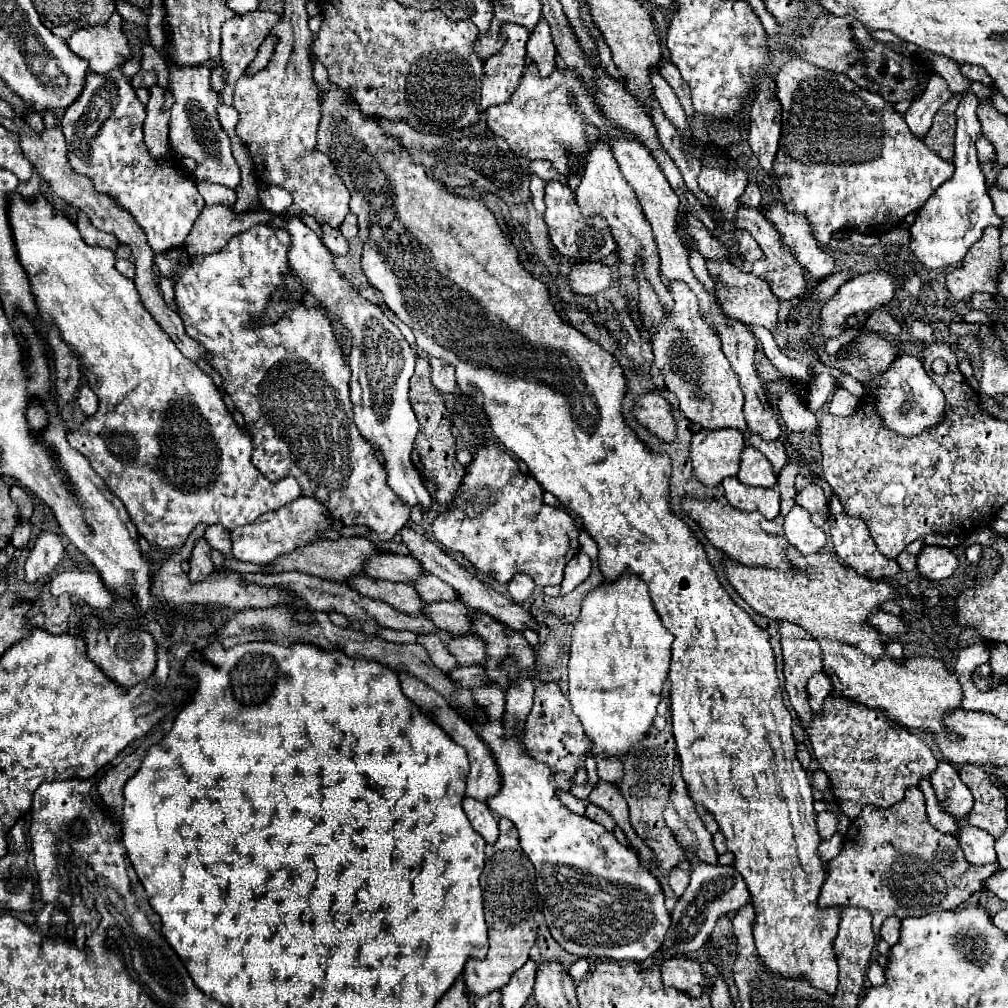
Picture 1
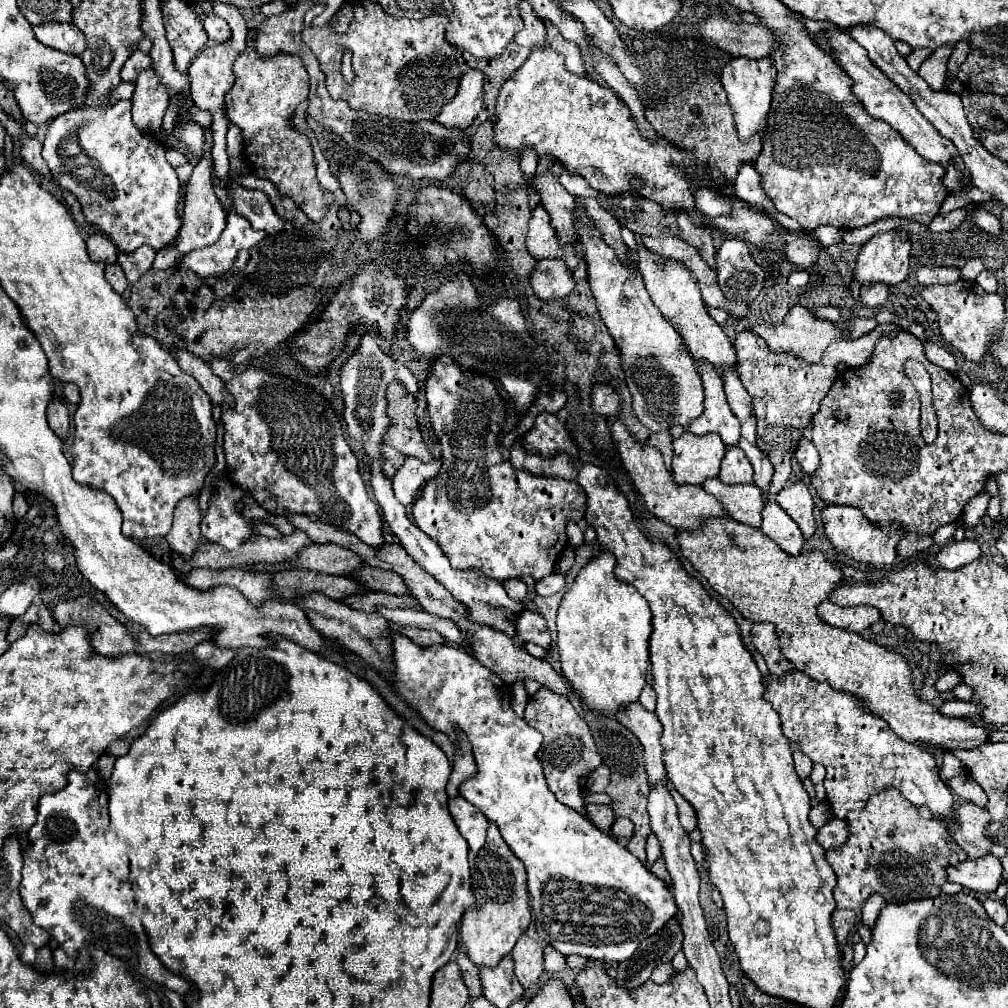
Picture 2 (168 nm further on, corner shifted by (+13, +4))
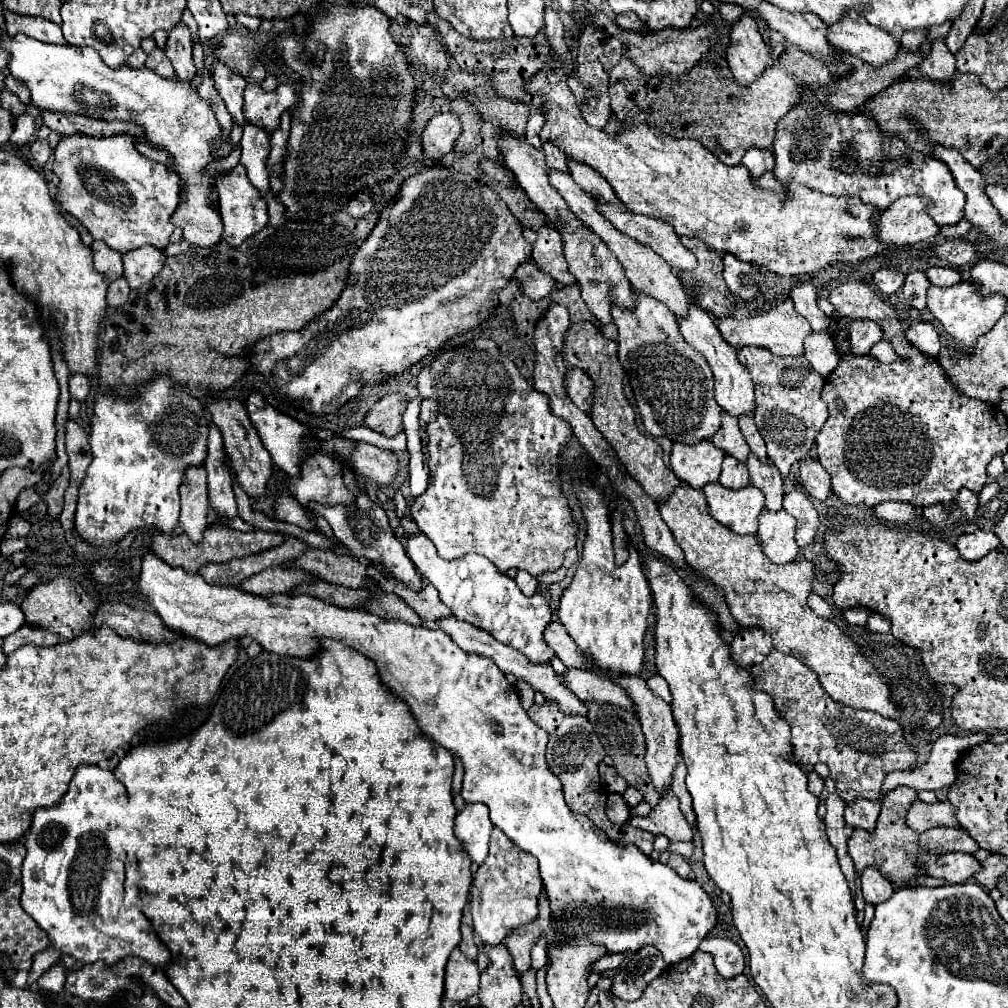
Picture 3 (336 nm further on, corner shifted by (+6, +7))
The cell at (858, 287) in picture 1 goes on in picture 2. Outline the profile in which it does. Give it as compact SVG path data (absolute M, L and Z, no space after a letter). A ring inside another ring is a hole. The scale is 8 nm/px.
M892 230L874 234L860 250L854 278L862 284L898 284L908 276L910 232Z

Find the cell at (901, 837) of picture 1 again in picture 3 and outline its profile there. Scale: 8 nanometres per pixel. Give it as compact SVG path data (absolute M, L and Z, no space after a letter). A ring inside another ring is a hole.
M895 787L887 793L887 797L881 799L881 813L877 819L877 827L875 831L867 833L865 829L853 829L853 835L847 841L847 851L855 863L855 871L861 877L863 871L867 867L875 867L887 881L891 881L891 885L895 889L901 887L911 887L911 881L917 877L925 877L925 869L923 865L917 863L917 857L923 853L933 853L937 857L945 855L945 853L955 853L955 851L963 851L963 853L975 853L979 847L975 843L973 837L969 837L969 833L965 829L949 829L949 827L933 827L927 829L923 833L913 831L907 825L907 811L911 809L911 805L919 801L917 791L911 787Z

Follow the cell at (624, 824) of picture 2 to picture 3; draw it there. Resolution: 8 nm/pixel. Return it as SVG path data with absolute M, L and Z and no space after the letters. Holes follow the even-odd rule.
M667 789L667 797L659 799L659 805L651 811L649 817L639 817L633 815L629 823L637 829L645 829L653 835L665 835L671 841L691 841L693 839L693 829L683 817L679 809L677 797Z

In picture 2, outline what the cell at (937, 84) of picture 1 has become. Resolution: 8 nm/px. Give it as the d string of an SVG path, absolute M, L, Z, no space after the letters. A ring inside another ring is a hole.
M940 48L936 52L930 54L930 58L926 58L918 70L918 74L928 82L928 86L932 90L940 90L944 88L944 80L946 80L946 64L948 58L952 54L954 48Z

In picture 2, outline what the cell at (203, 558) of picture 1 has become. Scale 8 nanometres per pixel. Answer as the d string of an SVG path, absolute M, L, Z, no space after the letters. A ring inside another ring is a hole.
M188 496L182 498L180 504L176 506L174 512L174 524L172 530L168 532L166 540L170 548L180 552L184 558L190 558L200 544L200 508L198 508L198 498Z

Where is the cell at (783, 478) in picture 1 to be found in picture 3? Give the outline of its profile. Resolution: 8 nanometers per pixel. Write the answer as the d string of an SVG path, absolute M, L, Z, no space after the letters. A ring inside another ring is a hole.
M751 345L741 347L737 357L749 367L755 383L755 423L767 443L767 455L781 475L787 475L793 463L807 457L815 435L827 421L827 403L821 399L825 379L811 369L805 357L777 357L767 349Z

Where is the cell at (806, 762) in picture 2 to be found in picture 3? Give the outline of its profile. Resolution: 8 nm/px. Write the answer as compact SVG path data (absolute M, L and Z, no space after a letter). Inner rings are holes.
M811 771L809 775L807 775L807 789L813 793L813 795L821 795L821 791L823 791L823 779L819 777L819 773L817 771Z

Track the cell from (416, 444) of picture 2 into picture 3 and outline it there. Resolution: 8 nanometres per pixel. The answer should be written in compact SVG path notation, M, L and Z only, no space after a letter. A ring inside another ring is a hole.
M403 393L383 395L367 413L365 425L385 437L395 437L403 431L403 413L407 409L407 397Z

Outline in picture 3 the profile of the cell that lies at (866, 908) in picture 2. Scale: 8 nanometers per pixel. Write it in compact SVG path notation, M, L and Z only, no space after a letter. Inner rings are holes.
M869 867L861 875L861 891L863 891L863 899L869 905L879 905L891 897L893 887L885 877L881 877L881 873L877 873L877 869Z

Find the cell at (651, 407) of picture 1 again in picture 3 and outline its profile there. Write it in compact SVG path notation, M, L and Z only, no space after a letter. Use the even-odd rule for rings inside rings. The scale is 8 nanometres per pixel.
M571 369L567 371L567 391L571 401L585 413L591 411L593 407L593 391L595 391L595 383L593 379L581 371L581 369Z

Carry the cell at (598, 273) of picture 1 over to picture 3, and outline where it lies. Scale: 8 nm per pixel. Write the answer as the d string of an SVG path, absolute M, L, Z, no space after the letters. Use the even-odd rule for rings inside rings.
M529 261L525 263L523 267L519 267L515 271L515 279L519 279L521 283L521 289L525 291L525 295L533 301L541 301L545 299L555 287L557 287L557 281L553 281L547 273L543 273L539 269L537 263Z

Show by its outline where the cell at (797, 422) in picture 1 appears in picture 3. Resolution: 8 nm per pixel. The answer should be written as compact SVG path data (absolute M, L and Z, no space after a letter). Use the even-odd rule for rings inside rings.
M807 459L801 463L801 483L805 491L823 501L831 493L831 483L829 483L829 473L823 469L823 465L817 459Z

